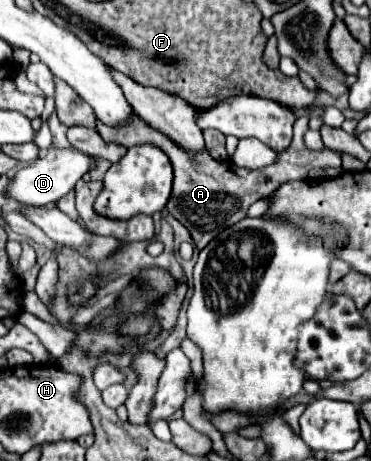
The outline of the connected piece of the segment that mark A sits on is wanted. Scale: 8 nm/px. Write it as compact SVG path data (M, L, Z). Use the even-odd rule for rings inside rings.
M131 114L121 128L119 126L107 126L101 120L97 120L97 130L105 140L119 142L125 148L141 144L141 142L149 142L149 144L159 146L169 156L169 160L173 164L175 180L173 180L173 192L171 192L165 208L169 210L171 216L175 216L189 230L195 246L201 250L221 230L243 220L253 202L271 196L281 184L291 182L291 180L305 180L309 170L313 170L313 168L327 168L327 166L339 168L341 166L341 152L329 150L329 148L309 150L305 146L303 134L307 130L307 124L309 124L309 116L295 120L295 134L293 134L293 142L291 142L289 150L281 152L281 162L277 162L277 166L265 166L265 170L245 170L245 168L239 168L239 166L231 168L229 160L217 162L209 156L207 150L201 150L197 154L187 152L185 148L175 144L171 138L167 138L159 130L153 130L139 114Z

